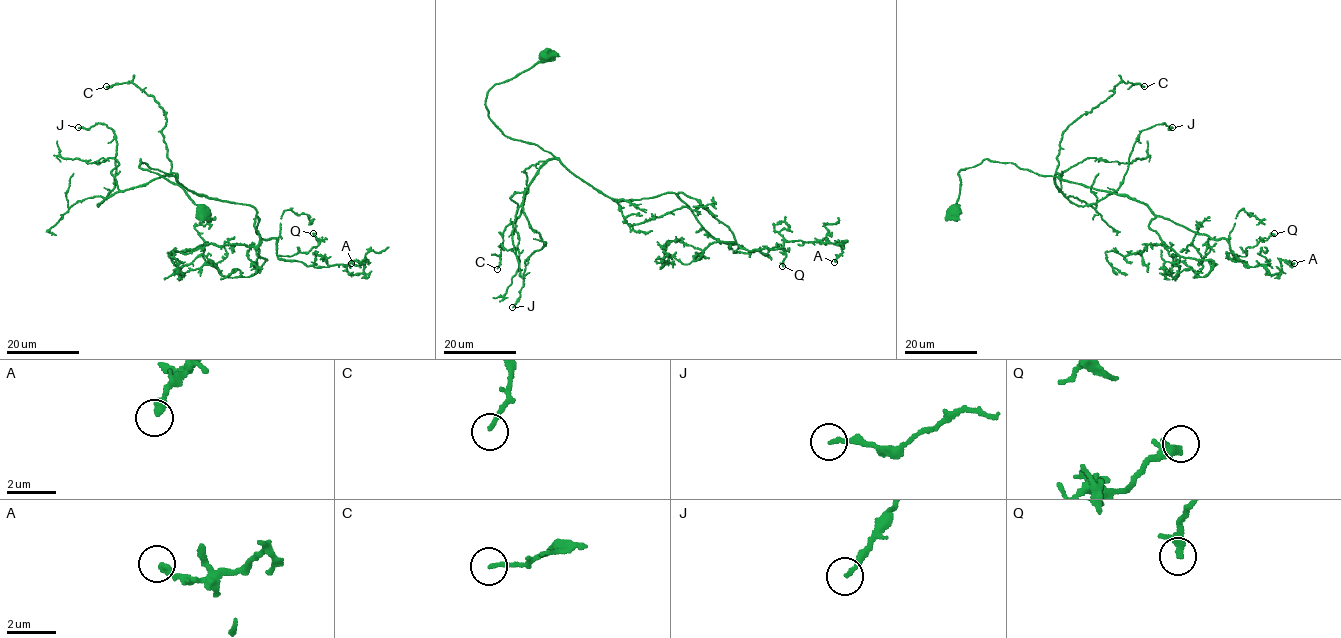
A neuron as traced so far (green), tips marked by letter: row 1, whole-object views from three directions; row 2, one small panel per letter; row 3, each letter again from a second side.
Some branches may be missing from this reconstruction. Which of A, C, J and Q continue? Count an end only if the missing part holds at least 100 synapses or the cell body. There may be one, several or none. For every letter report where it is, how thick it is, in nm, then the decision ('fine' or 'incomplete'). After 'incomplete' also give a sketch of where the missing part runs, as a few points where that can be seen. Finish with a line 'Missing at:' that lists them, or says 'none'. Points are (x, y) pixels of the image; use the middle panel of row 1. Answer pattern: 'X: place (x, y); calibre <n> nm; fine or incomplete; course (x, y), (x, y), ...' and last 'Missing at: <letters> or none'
A: place (834, 262); calibre 280 nm; fine
C: place (497, 269); calibre 160 nm; fine
J: place (512, 307); calibre 160 nm; fine
Q: place (782, 266); calibre 220 nm; fine
Missing at: none

